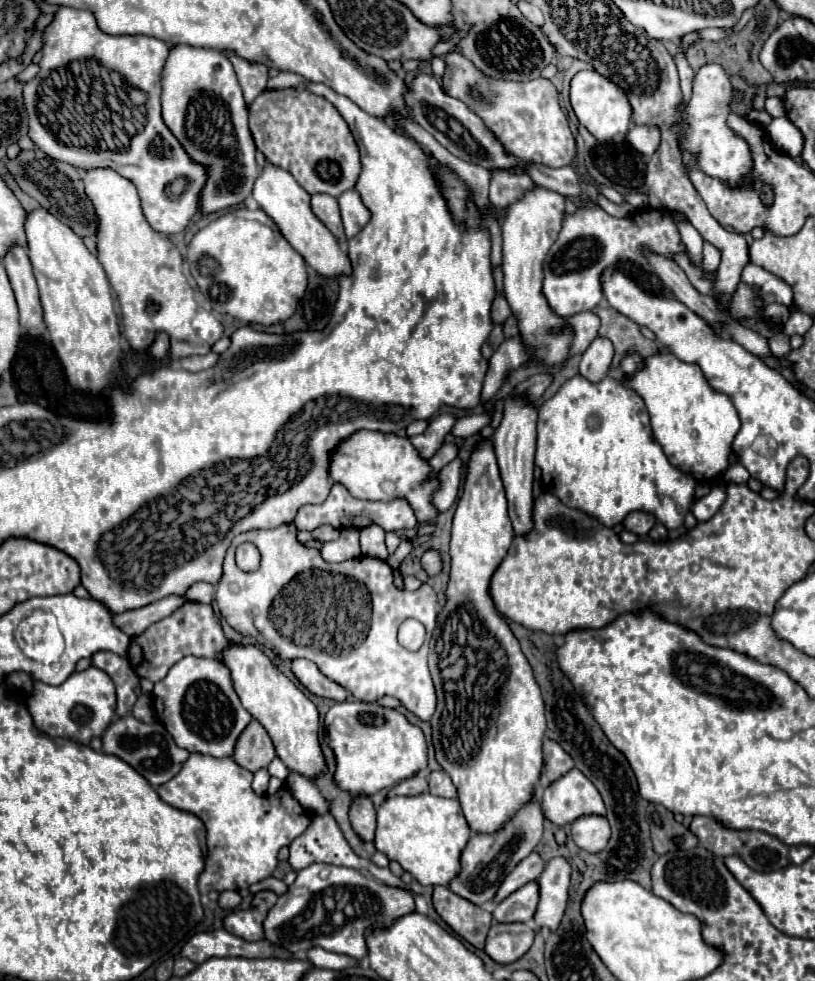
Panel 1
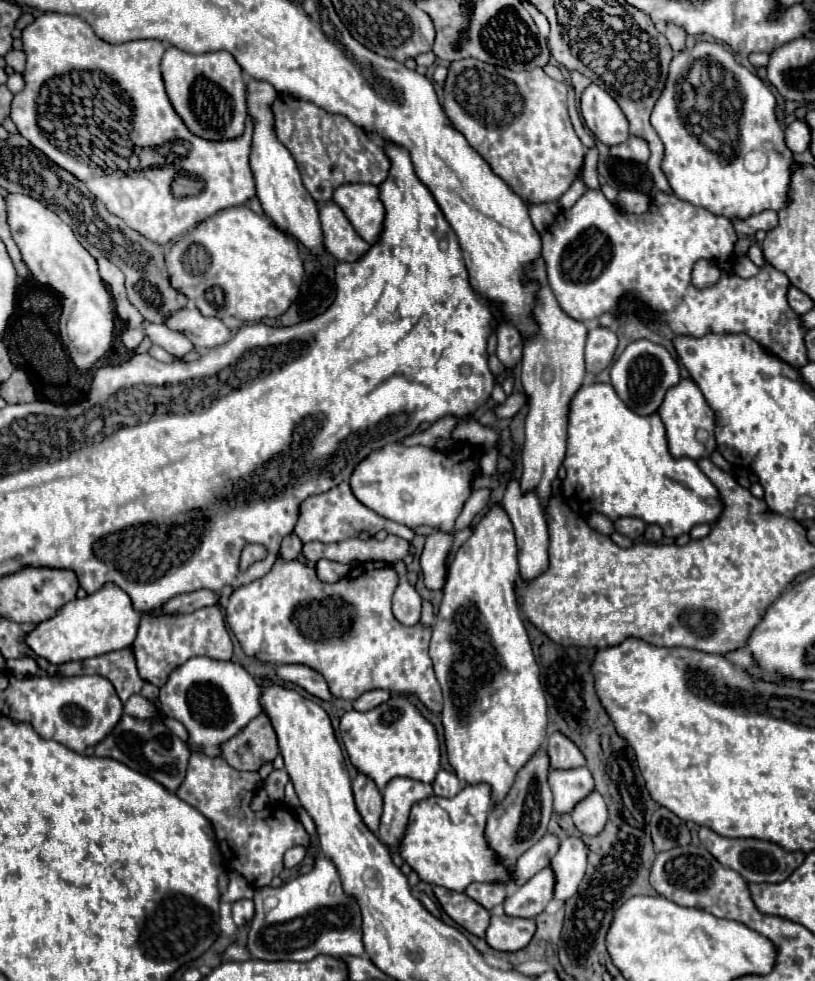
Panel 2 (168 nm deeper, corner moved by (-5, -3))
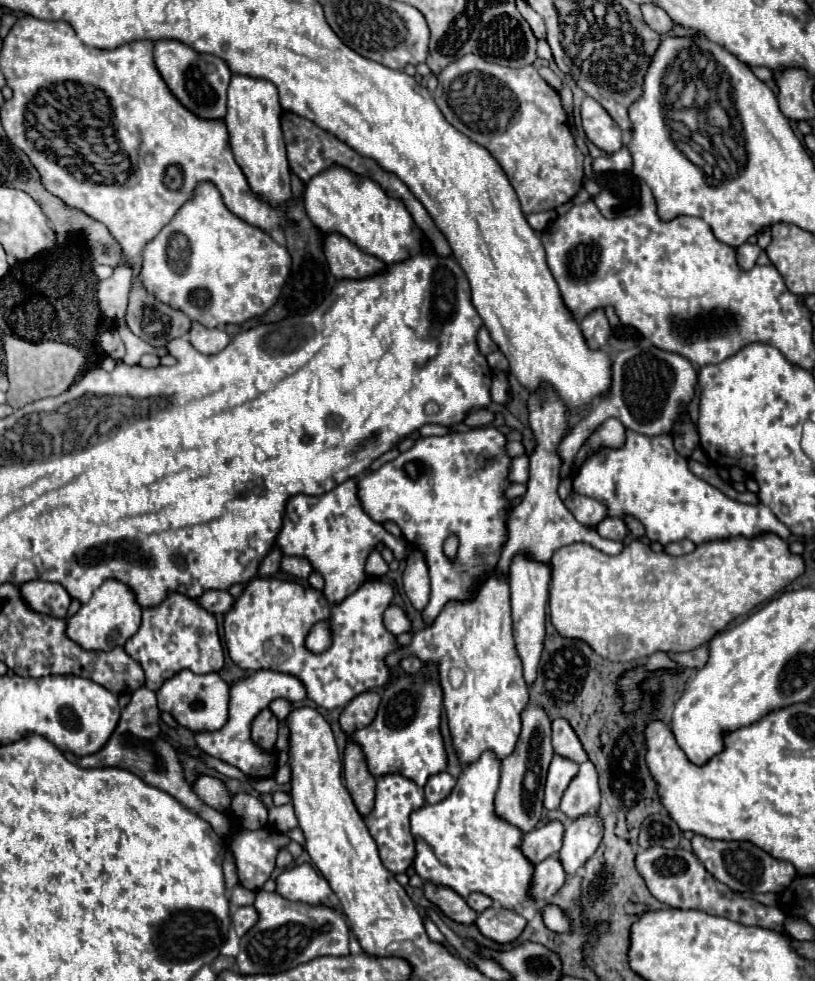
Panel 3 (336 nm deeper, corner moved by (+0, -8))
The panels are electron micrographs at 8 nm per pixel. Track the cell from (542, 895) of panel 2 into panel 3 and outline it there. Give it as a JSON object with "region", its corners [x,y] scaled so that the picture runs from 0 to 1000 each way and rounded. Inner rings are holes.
{"region":[[[671,874],[669,878],[659,880],[659,884],[656,884],[652,912],[656,916],[674,916],[693,900],[693,894],[696,892],[693,892],[693,886],[691,886],[686,874]]]}

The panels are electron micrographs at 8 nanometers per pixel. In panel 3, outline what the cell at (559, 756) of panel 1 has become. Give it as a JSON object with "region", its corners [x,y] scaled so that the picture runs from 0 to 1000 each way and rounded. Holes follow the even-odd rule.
{"region":[[[696,733],[679,735],[679,761],[681,761],[681,768],[706,774],[706,778],[720,776],[720,768]]]}

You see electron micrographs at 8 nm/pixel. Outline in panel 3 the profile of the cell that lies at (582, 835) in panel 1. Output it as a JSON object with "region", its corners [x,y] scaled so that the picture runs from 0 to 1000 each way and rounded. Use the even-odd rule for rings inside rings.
{"region":[[[718,776],[710,780],[710,788],[693,804],[686,825],[696,833],[708,835],[710,831],[720,831],[720,827],[733,827],[735,814],[737,814],[737,806],[735,806],[733,784],[725,776]]]}

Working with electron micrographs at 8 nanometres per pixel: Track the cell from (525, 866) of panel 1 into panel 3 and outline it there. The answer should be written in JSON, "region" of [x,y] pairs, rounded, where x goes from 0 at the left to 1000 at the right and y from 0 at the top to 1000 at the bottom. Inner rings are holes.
{"region":[[[676,837],[671,839],[669,843],[661,843],[661,845],[654,845],[649,847],[644,853],[642,853],[642,861],[639,861],[639,867],[644,870],[644,874],[652,878],[652,880],[661,880],[676,872],[683,872],[686,865],[688,865],[688,859],[693,849],[693,843],[688,837]]]}

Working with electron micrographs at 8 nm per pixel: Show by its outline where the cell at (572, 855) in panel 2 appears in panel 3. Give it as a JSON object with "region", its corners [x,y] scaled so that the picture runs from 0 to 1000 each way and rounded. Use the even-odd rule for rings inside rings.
{"region":[[[720,829],[710,835],[703,835],[691,853],[691,863],[686,867],[686,876],[696,888],[703,892],[735,863],[740,855],[740,835],[730,829]]]}

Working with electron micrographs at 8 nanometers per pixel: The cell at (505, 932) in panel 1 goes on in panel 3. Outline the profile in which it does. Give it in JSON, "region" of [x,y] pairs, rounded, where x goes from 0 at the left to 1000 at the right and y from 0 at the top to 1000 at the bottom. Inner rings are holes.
{"region":[[[600,925],[593,931],[588,931],[583,941],[595,955],[610,961],[627,961],[639,953],[647,939],[627,927]]]}

